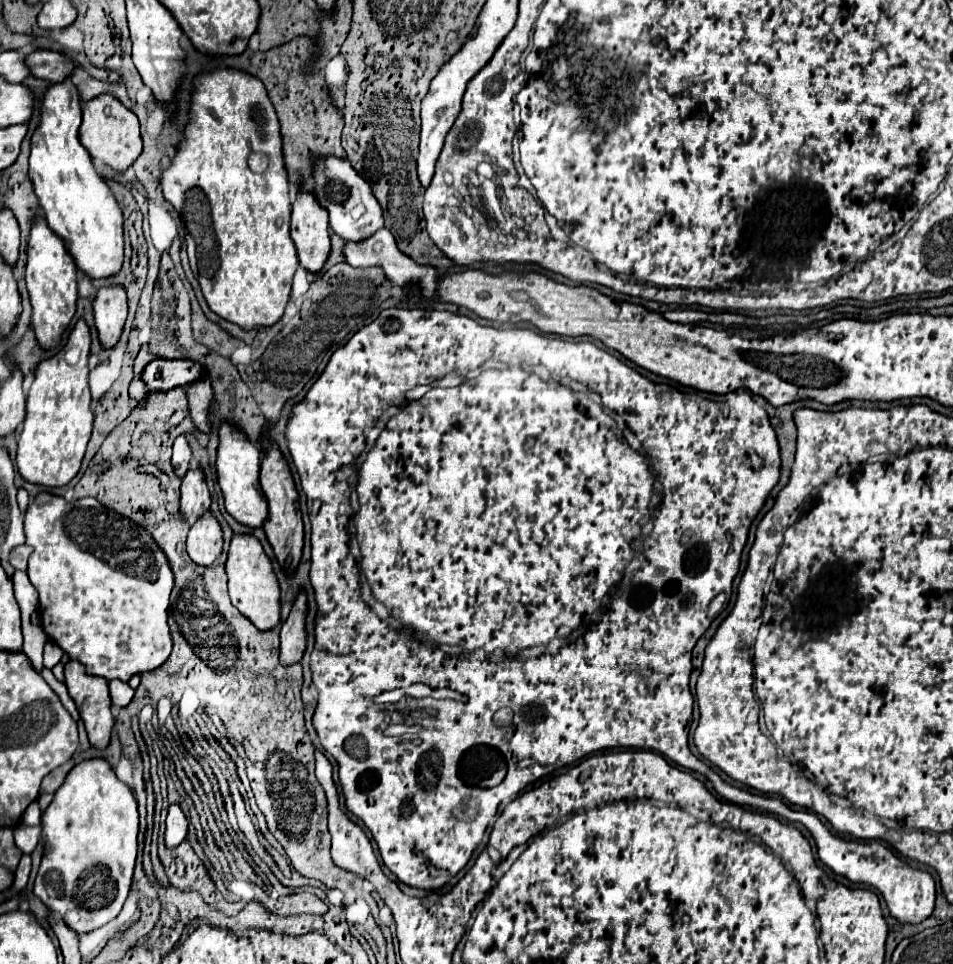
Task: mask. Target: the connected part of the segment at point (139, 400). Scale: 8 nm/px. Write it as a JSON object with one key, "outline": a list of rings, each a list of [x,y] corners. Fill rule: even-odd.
{"outline":[[[135,376],[129,384],[129,398],[135,402],[135,408],[143,408],[147,404],[147,396],[149,396],[149,388],[141,380],[141,376]]]}

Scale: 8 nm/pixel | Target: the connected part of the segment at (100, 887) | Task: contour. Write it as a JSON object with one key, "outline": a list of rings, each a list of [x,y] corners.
{"outline":[[[103,758],[85,760],[69,772],[41,822],[45,856],[33,894],[77,934],[115,920],[129,894],[137,858],[139,814],[129,786],[115,776]]]}

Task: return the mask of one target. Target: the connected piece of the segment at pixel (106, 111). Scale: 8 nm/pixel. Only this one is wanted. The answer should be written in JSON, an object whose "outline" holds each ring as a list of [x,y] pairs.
{"outline":[[[99,94],[83,104],[81,144],[89,150],[91,158],[103,160],[107,166],[111,166],[117,172],[125,172],[141,154],[139,120],[113,94]]]}

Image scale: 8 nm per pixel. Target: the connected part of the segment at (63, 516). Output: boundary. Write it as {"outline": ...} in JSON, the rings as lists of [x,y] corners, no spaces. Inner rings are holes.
{"outline":[[[41,492],[27,508],[25,512],[25,536],[27,536],[27,542],[31,548],[33,548],[33,554],[29,558],[29,568],[27,568],[27,574],[29,574],[29,580],[31,584],[37,588],[39,592],[39,616],[41,616],[41,628],[45,630],[47,638],[55,644],[59,644],[63,648],[63,652],[69,656],[69,660],[77,660],[81,662],[87,670],[87,674],[91,676],[101,676],[105,680],[123,680],[123,682],[129,682],[131,676],[135,674],[143,674],[143,672],[151,672],[155,668],[159,668],[171,654],[171,646],[173,646],[173,640],[171,640],[171,632],[169,632],[169,624],[167,624],[167,608],[169,608],[169,594],[173,590],[173,572],[171,572],[171,564],[165,556],[165,552],[157,546],[157,542],[153,540],[151,532],[145,530],[143,526],[135,524],[133,520],[105,508],[101,502],[93,500],[93,512],[73,512],[69,510],[67,502],[61,498],[61,496],[53,496],[53,494],[47,494],[47,492]]]}

